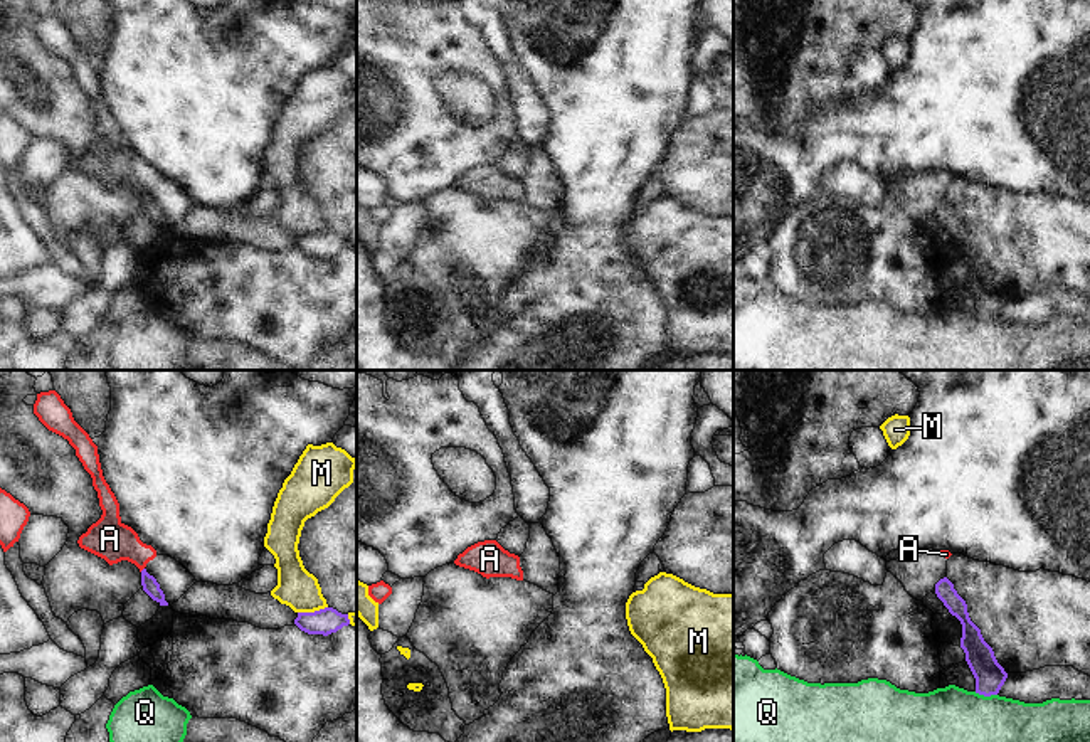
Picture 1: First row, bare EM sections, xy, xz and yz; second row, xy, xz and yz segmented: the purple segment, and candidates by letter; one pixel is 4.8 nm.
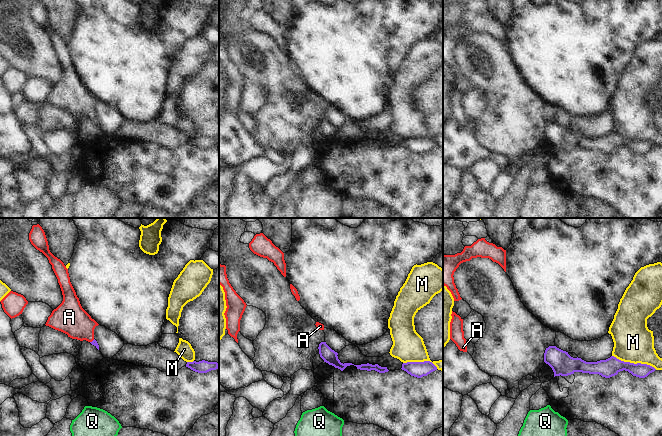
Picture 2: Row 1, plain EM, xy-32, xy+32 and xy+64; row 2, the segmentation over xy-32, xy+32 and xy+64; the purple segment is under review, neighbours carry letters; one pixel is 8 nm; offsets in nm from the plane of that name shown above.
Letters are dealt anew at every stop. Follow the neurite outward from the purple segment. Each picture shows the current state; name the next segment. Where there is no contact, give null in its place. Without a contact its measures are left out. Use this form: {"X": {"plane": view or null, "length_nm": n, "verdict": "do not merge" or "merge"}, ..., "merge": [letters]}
{"A": {"plane": null, "verdict": "merge"}, "M": {"plane": "xy", "length_nm": 150, "verdict": "do not merge"}, "Q": {"plane": "yz", "length_nm": 110, "verdict": "do not merge"}, "merge": ["A"]}

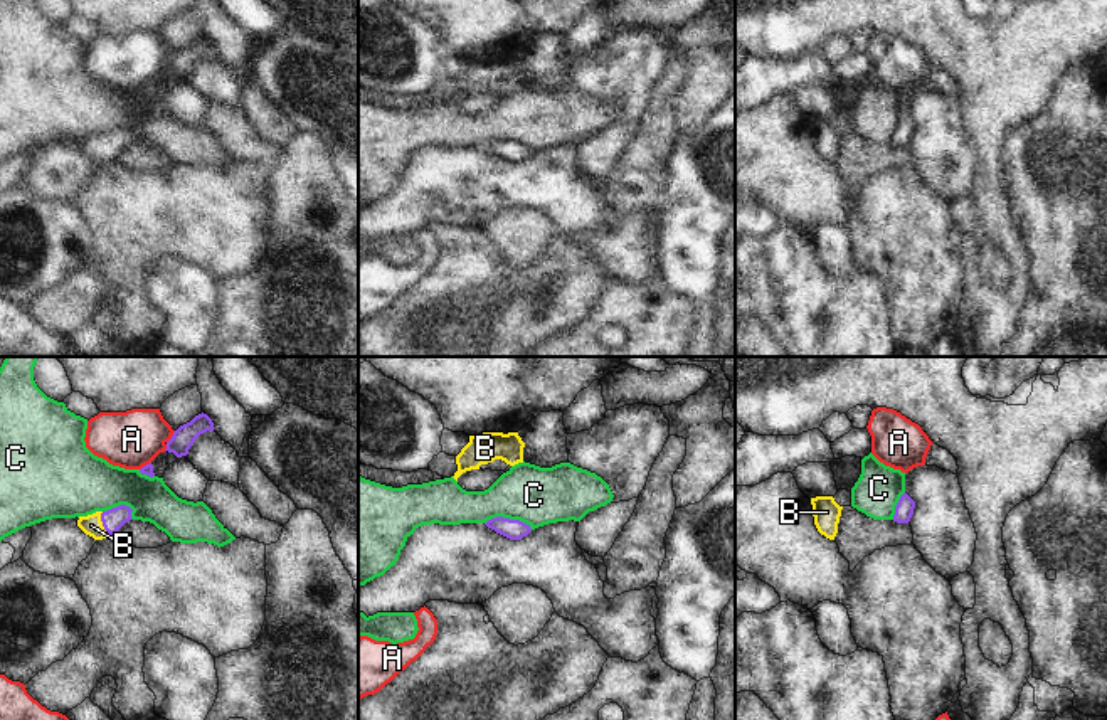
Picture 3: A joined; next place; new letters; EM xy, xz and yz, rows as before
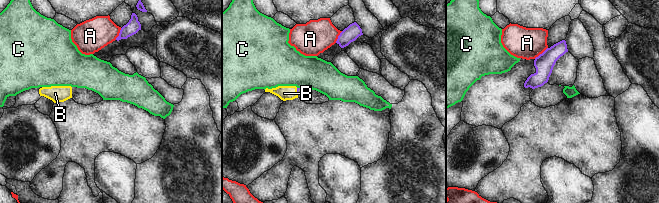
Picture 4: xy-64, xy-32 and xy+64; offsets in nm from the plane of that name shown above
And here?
{"A": {"plane": "xy", "length_nm": 110, "verdict": "do not merge"}, "B": {"plane": "xy", "length_nm": 130, "verdict": "merge"}, "C": {"plane": "xz", "length_nm": 240, "verdict": "do not merge"}, "merge": ["B"]}

